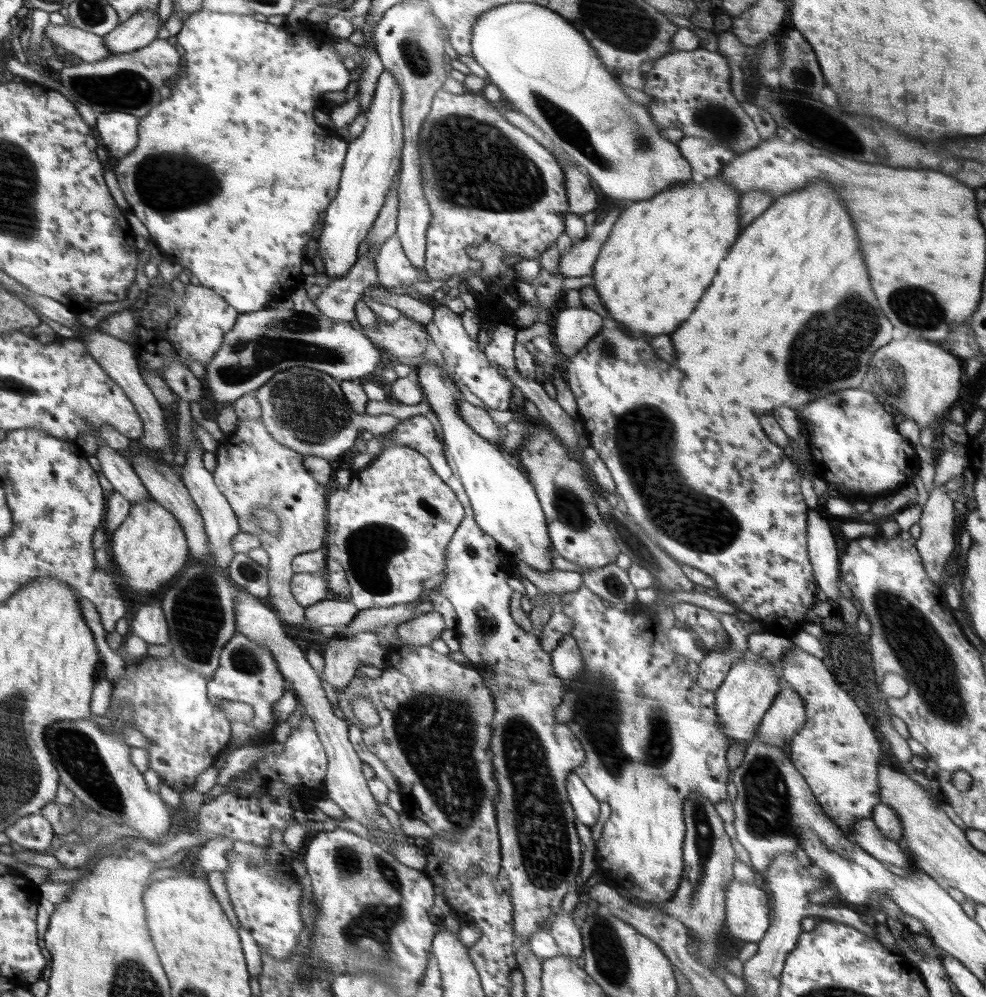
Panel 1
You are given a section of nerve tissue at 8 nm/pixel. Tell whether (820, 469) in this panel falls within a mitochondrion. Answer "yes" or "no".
no

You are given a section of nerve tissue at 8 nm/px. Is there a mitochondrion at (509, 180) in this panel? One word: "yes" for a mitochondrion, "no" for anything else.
yes

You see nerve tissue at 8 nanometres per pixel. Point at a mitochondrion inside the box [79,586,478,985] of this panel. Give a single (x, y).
(380, 917)

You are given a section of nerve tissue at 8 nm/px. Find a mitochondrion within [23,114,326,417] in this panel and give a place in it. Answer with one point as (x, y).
(145, 177)

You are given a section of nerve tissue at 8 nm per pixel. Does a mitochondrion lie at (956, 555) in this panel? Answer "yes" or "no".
no

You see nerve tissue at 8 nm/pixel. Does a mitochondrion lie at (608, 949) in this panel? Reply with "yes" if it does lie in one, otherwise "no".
yes

